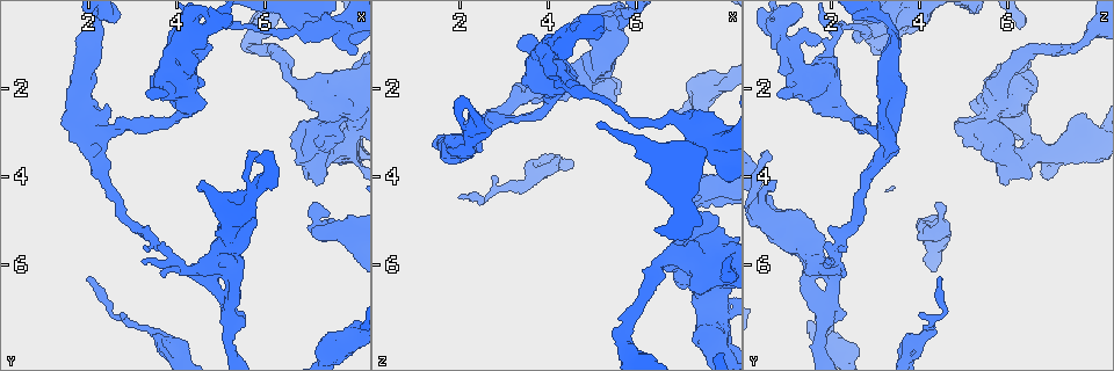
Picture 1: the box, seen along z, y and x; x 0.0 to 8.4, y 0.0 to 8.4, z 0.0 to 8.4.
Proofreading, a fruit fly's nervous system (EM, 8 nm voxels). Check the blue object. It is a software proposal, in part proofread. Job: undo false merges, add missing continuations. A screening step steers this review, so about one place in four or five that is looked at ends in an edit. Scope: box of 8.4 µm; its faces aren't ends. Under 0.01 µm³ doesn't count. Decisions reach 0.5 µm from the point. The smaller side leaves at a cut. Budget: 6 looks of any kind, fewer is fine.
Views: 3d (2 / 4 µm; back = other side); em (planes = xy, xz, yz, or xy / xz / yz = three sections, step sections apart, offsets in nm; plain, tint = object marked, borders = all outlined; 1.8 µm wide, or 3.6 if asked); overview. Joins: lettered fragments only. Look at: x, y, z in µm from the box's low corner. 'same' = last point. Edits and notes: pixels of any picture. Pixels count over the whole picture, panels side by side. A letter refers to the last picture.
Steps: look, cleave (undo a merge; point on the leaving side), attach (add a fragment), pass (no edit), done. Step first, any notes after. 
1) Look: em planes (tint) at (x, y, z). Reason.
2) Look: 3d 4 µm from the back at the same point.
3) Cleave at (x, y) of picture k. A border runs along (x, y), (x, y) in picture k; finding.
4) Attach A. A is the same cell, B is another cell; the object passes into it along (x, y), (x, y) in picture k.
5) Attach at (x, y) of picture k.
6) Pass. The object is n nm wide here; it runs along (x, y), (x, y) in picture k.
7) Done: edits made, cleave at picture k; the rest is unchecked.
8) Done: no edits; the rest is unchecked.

Look: 3d 4 µm at (3.60, 7.75, 3.65). An open end.

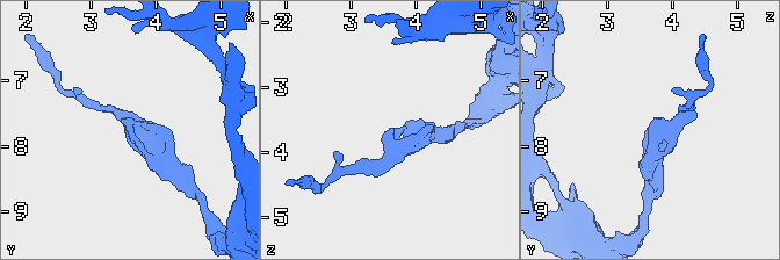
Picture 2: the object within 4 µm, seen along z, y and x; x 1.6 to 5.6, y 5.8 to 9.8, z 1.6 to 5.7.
Look: em planes (tint) at (3.60, 7.70, 3.60). Need the tissue.

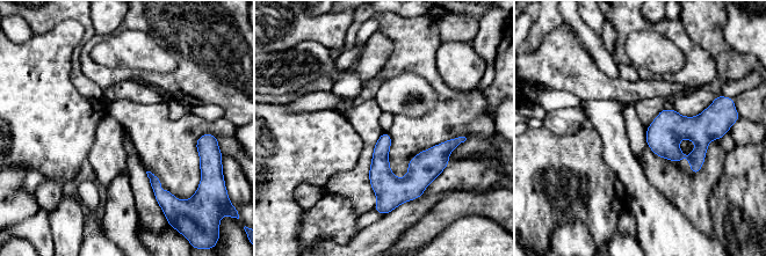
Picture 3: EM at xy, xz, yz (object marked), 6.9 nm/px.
Look: em planes (borders) at the same point. See the neighbours.

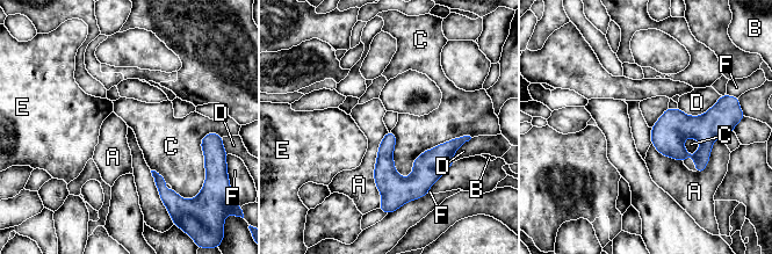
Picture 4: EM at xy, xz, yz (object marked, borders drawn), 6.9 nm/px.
Pass. A, B, C, D, E and F are other cells; it runs along (457, 142), (410, 187), (384, 198) in picture 4; none of them fits.

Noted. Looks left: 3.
Look: 3d 4 µm at (4.75, 6.00, 1.80). Looks like a crossing.

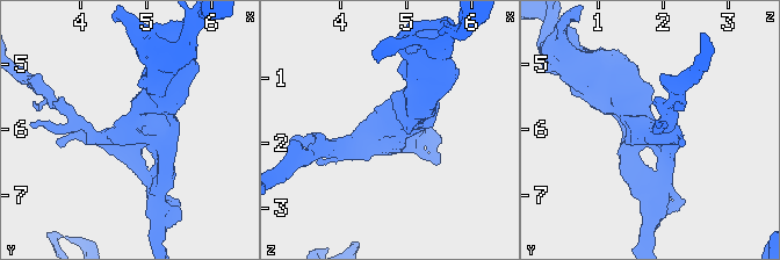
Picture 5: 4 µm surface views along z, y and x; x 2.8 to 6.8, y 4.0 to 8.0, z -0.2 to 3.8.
Look: em planes (borders) at (4.65, 6.05, 1.75). 4 arms meet here; now the EM.

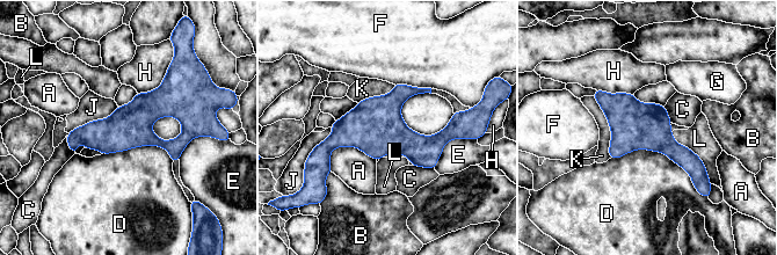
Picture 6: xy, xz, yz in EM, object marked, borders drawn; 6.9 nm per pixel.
Pass. The object is 300 nm wide here; A, B, C, D, E, F, G, H, J, K and L are other cells; continuous, no second neuron.

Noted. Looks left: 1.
Look: em planes (borders) at (7.90, 3.55, 7.05).

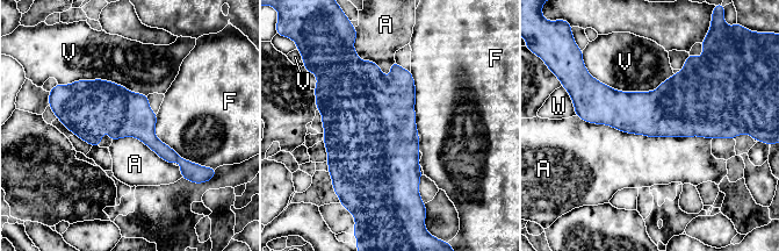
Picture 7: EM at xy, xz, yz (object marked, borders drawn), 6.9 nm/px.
Pass. The object is 340 nm wide here; A, F, V and W are other cells; a border runs along (576, 115), (647, 136), (712, 138) in picture 7; one neuron here.

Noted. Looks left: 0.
Done: no edits; the rest is unchecked.

